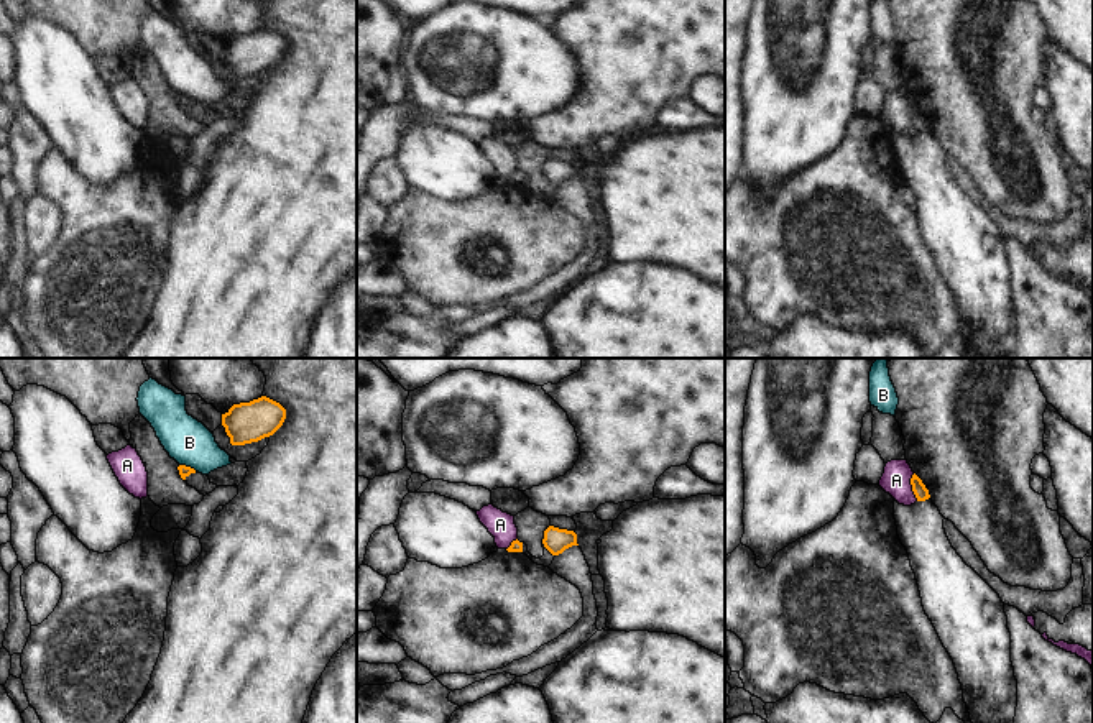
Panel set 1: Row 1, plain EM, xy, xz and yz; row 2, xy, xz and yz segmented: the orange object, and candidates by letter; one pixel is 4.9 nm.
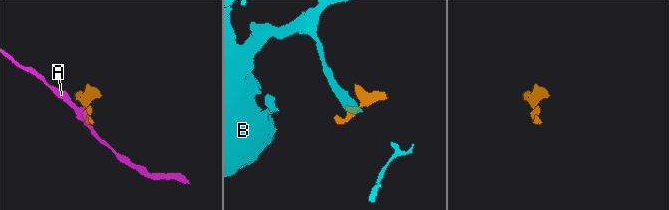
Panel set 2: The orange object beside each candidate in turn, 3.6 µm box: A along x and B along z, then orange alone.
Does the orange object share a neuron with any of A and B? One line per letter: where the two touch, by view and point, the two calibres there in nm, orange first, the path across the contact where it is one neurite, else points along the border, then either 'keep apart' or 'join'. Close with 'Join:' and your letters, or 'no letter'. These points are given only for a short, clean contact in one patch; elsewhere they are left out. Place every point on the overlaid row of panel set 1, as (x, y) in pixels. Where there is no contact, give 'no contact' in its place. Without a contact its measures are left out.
A: contact yz (913, 487); calibres 70 and 140 nm; border yz (913, 474), (911, 485), (917, 500); keep apart
B: contact xy (188, 467); calibres 50 and 220 nm; border xy (179, 464), (196, 470); keep apart
Join: no letter

